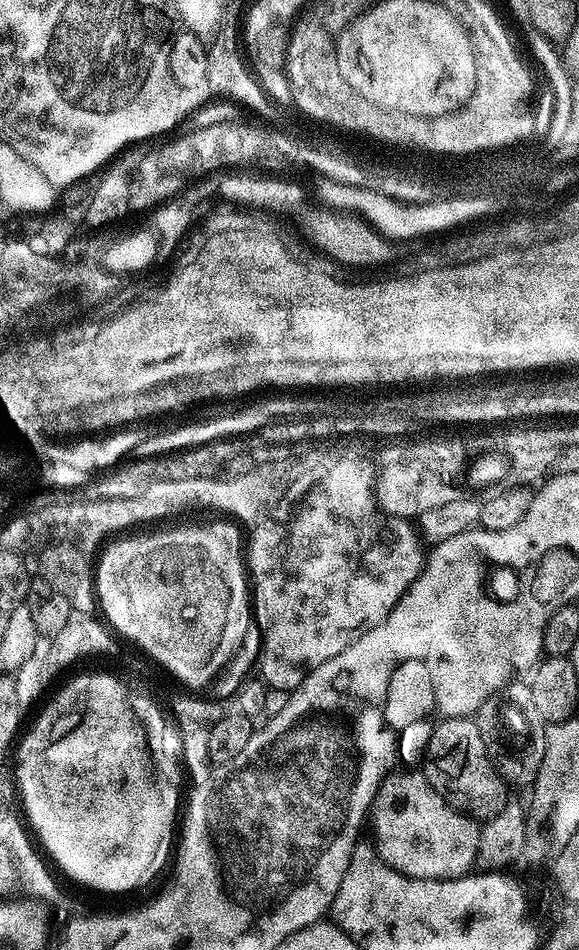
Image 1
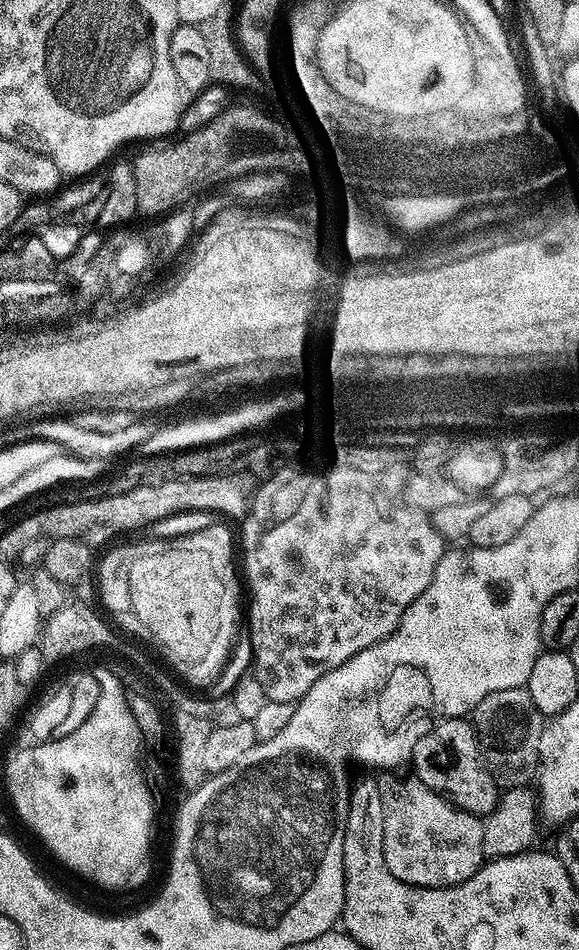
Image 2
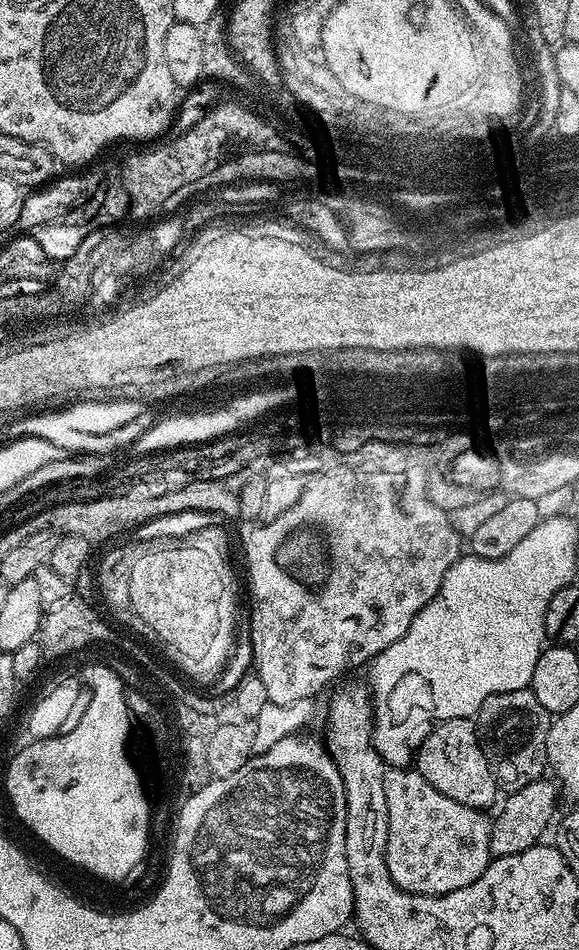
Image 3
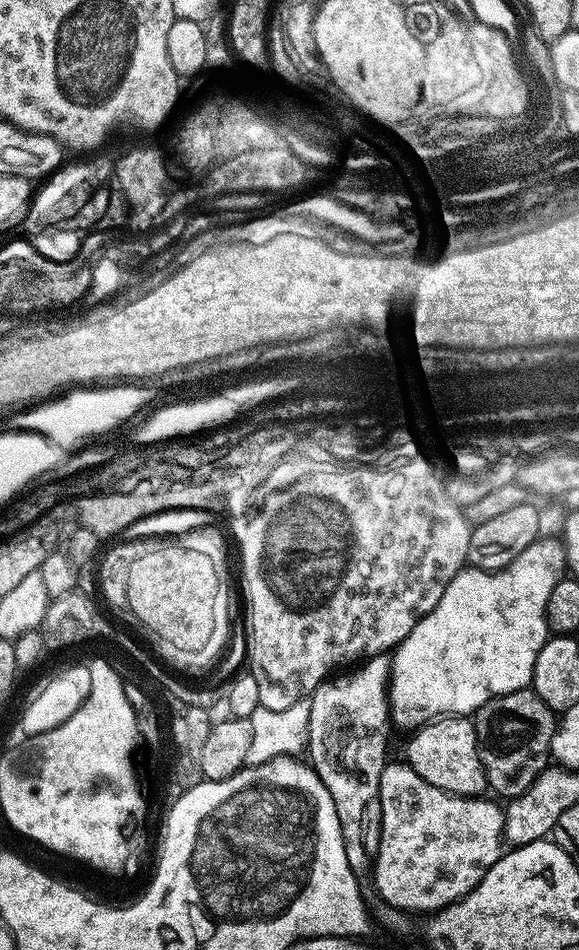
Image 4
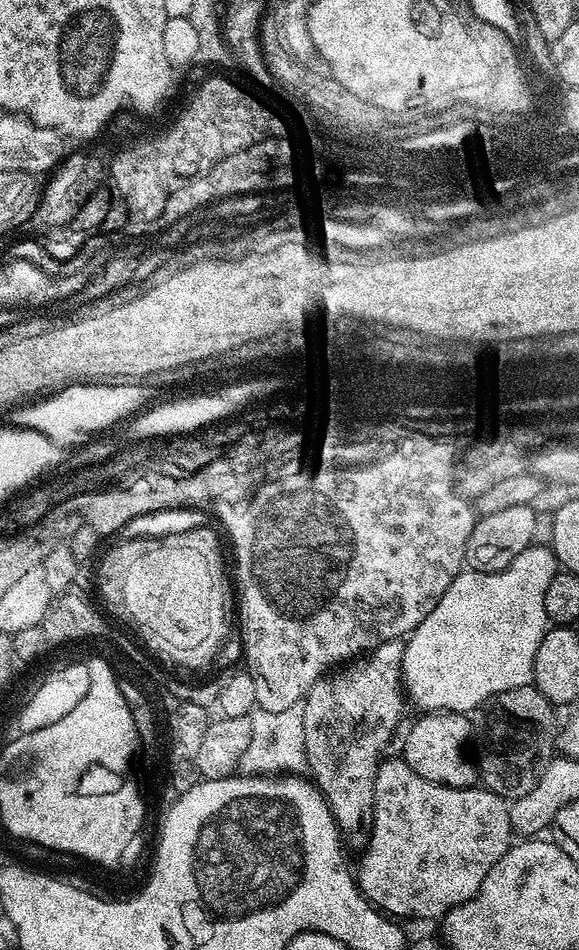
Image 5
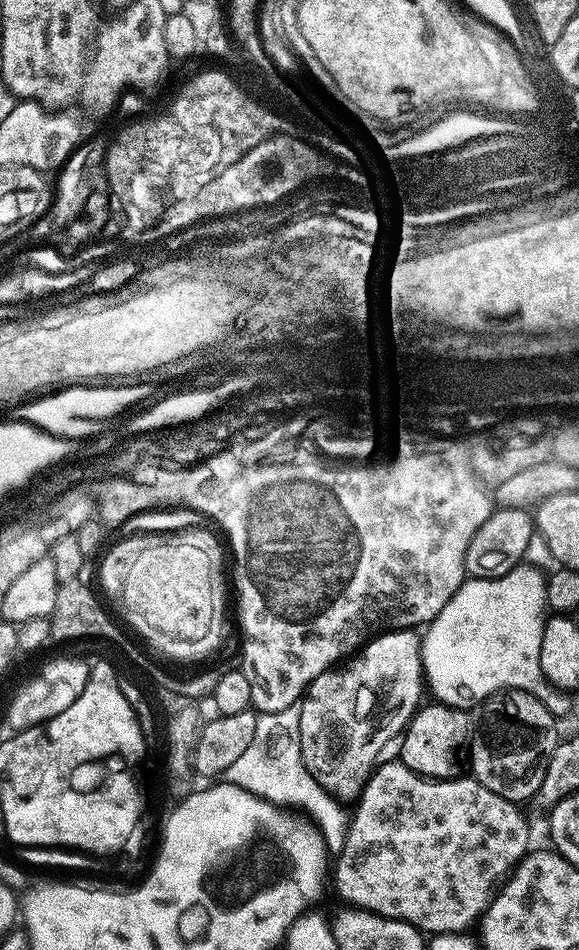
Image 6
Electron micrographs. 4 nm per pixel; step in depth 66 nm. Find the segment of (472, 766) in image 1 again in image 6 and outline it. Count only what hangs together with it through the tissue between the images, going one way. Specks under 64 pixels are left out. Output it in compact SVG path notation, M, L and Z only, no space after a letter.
M439 702L425 703L416 709L408 727L402 733L400 744L399 763L405 764L410 770L414 770L419 776L426 776L430 780L455 780L460 772L460 747L467 745L470 740L470 716L463 708L451 708L448 704Z

